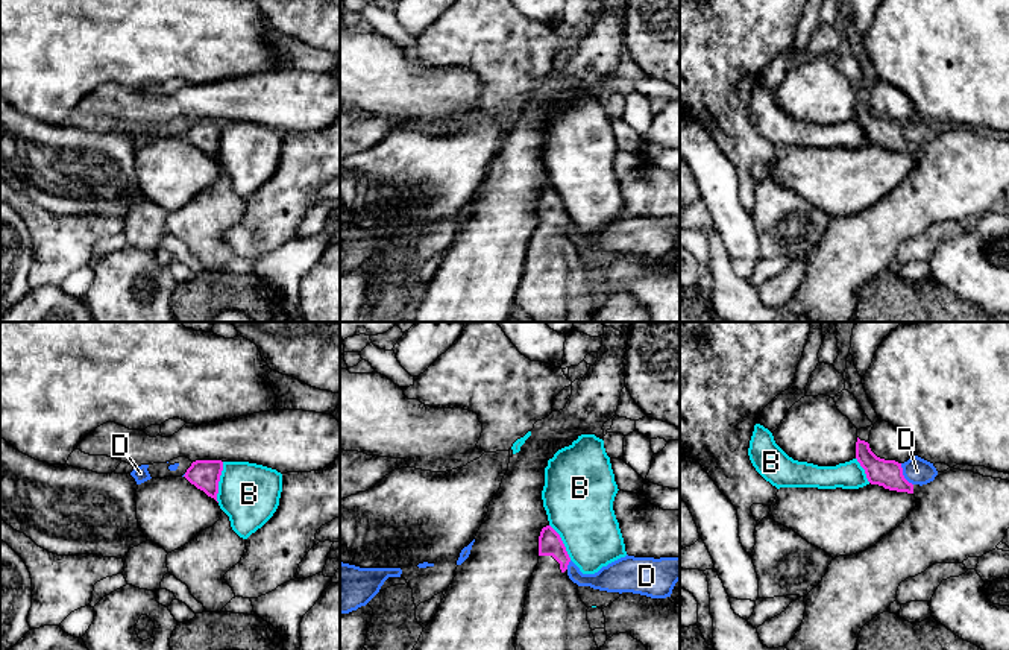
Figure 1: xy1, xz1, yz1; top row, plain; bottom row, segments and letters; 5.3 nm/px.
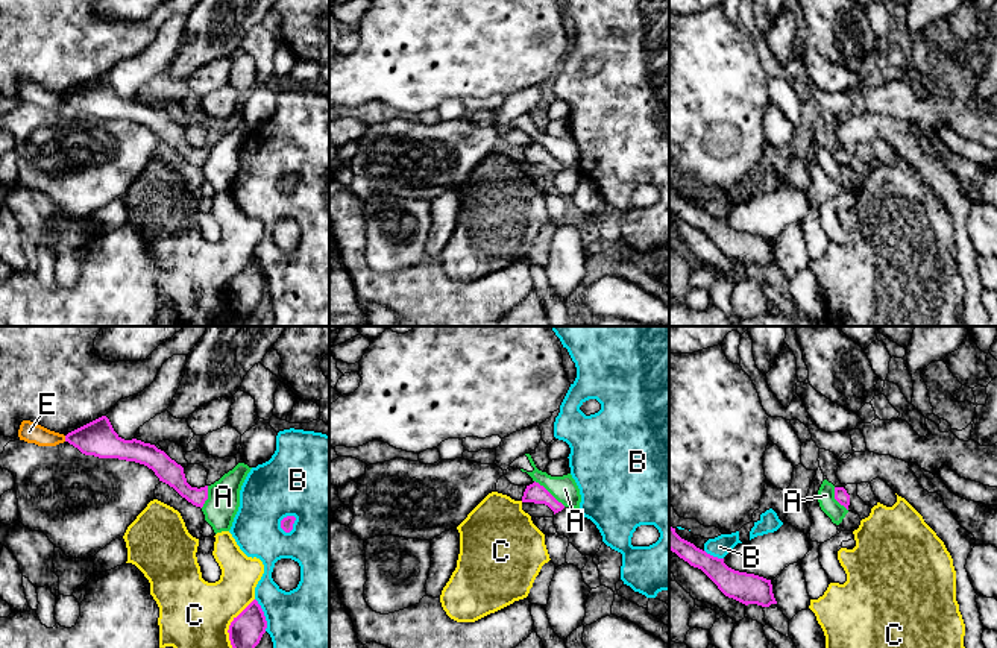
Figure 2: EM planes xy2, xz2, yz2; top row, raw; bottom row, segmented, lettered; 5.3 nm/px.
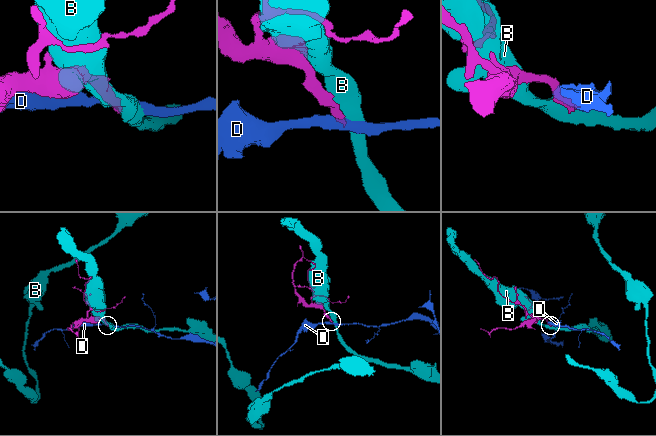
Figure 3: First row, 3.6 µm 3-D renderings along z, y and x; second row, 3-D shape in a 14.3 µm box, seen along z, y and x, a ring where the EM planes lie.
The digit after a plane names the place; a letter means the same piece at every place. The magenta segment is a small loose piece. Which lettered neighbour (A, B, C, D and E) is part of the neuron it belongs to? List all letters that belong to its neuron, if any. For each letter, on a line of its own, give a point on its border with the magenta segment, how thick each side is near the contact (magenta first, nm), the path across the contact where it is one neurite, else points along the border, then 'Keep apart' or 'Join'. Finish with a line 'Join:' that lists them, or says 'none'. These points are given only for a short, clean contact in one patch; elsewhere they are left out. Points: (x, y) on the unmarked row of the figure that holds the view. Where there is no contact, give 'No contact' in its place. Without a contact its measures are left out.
A: Touches magenta at xz2 (548, 152). Thickness 100 nm (magenta) against 140 nm. Boundary: xz2 (534, 140), (565, 166). Keep apart
B: Touches magenta at xy2 (292, 185). Thickness 70 nm (magenta) against 420 nm. Keep apart
C: Touches magenta at xy2 (229, 286). Thickness 180 nm (magenta) against 380 nm. Keep apart
D: Touches magenta at yz1 (902, 134). Thickness 140 nm (magenta) against 140 nm. Path across: yz1 (885, 132), (902, 134), (917, 131). Join
E: Touches magenta at xy2 (66, 99). Thickness 190 nm (magenta) against 110 nm. Boundary: xy2 (64, 96), (66, 100). Keep apart
Join: D

